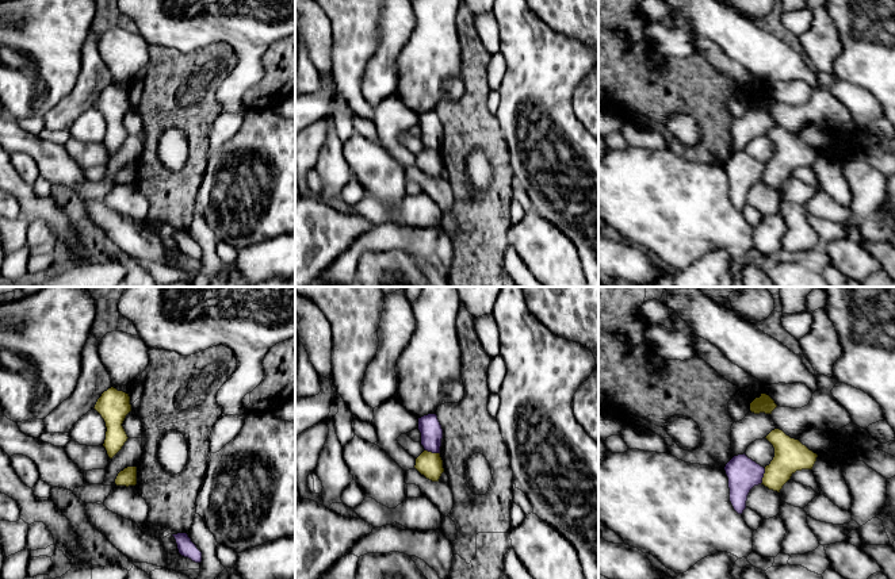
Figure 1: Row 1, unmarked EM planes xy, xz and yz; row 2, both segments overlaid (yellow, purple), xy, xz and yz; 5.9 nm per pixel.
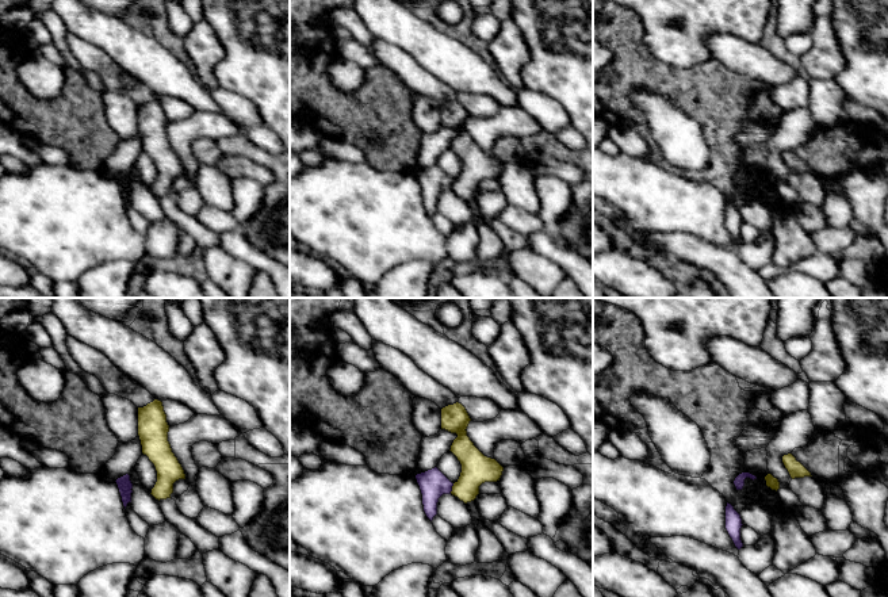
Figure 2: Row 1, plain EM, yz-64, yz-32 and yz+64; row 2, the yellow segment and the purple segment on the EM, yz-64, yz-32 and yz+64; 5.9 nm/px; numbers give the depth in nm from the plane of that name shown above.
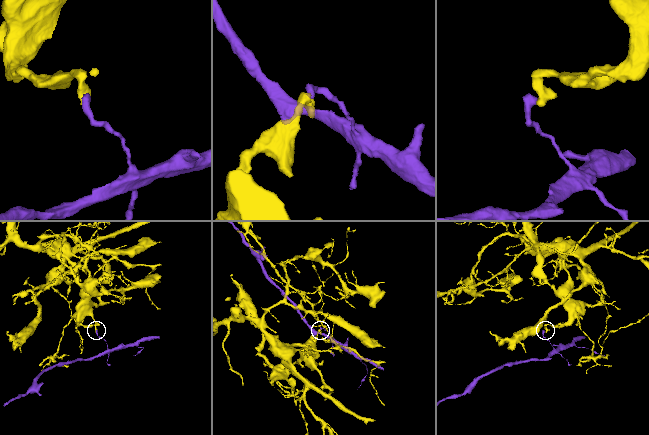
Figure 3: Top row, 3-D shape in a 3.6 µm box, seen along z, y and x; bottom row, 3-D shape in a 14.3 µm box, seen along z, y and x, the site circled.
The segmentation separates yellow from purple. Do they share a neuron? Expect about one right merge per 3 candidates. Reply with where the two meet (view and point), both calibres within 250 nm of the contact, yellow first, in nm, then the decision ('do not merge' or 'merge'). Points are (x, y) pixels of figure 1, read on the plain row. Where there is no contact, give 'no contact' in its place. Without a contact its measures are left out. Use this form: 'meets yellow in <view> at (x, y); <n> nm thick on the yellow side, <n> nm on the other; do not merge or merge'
meets yellow in yz at (764, 173); 190 nm thick on the yellow side, 190 nm on the other; do not merge

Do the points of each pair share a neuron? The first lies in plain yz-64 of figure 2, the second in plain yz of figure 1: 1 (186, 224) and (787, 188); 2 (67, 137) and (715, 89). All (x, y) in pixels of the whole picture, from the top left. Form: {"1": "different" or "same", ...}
{"1": "different", "2": "same"}

